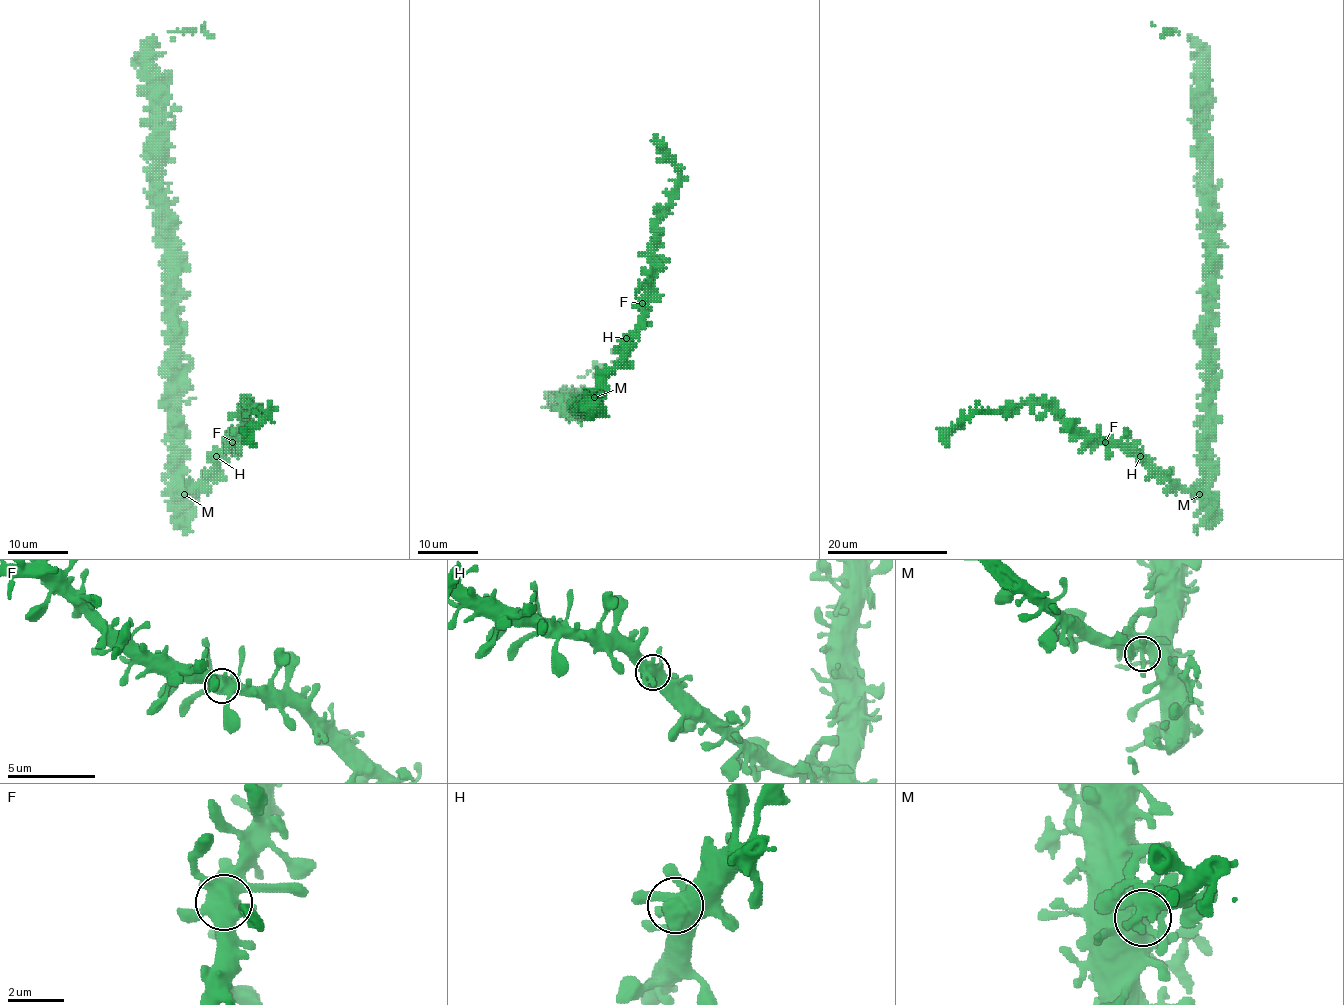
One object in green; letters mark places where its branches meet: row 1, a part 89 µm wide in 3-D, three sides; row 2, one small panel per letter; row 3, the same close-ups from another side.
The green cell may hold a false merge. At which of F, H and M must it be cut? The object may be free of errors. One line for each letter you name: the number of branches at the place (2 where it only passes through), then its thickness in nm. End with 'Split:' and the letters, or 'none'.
Split: none

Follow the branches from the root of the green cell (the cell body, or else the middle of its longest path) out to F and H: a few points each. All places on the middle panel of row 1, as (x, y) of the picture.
F: (590, 406), (593, 391), (618, 362), (626, 341), (639, 328), (643, 303)
H: (590, 406), (593, 391), (621, 358), (626, 338)

